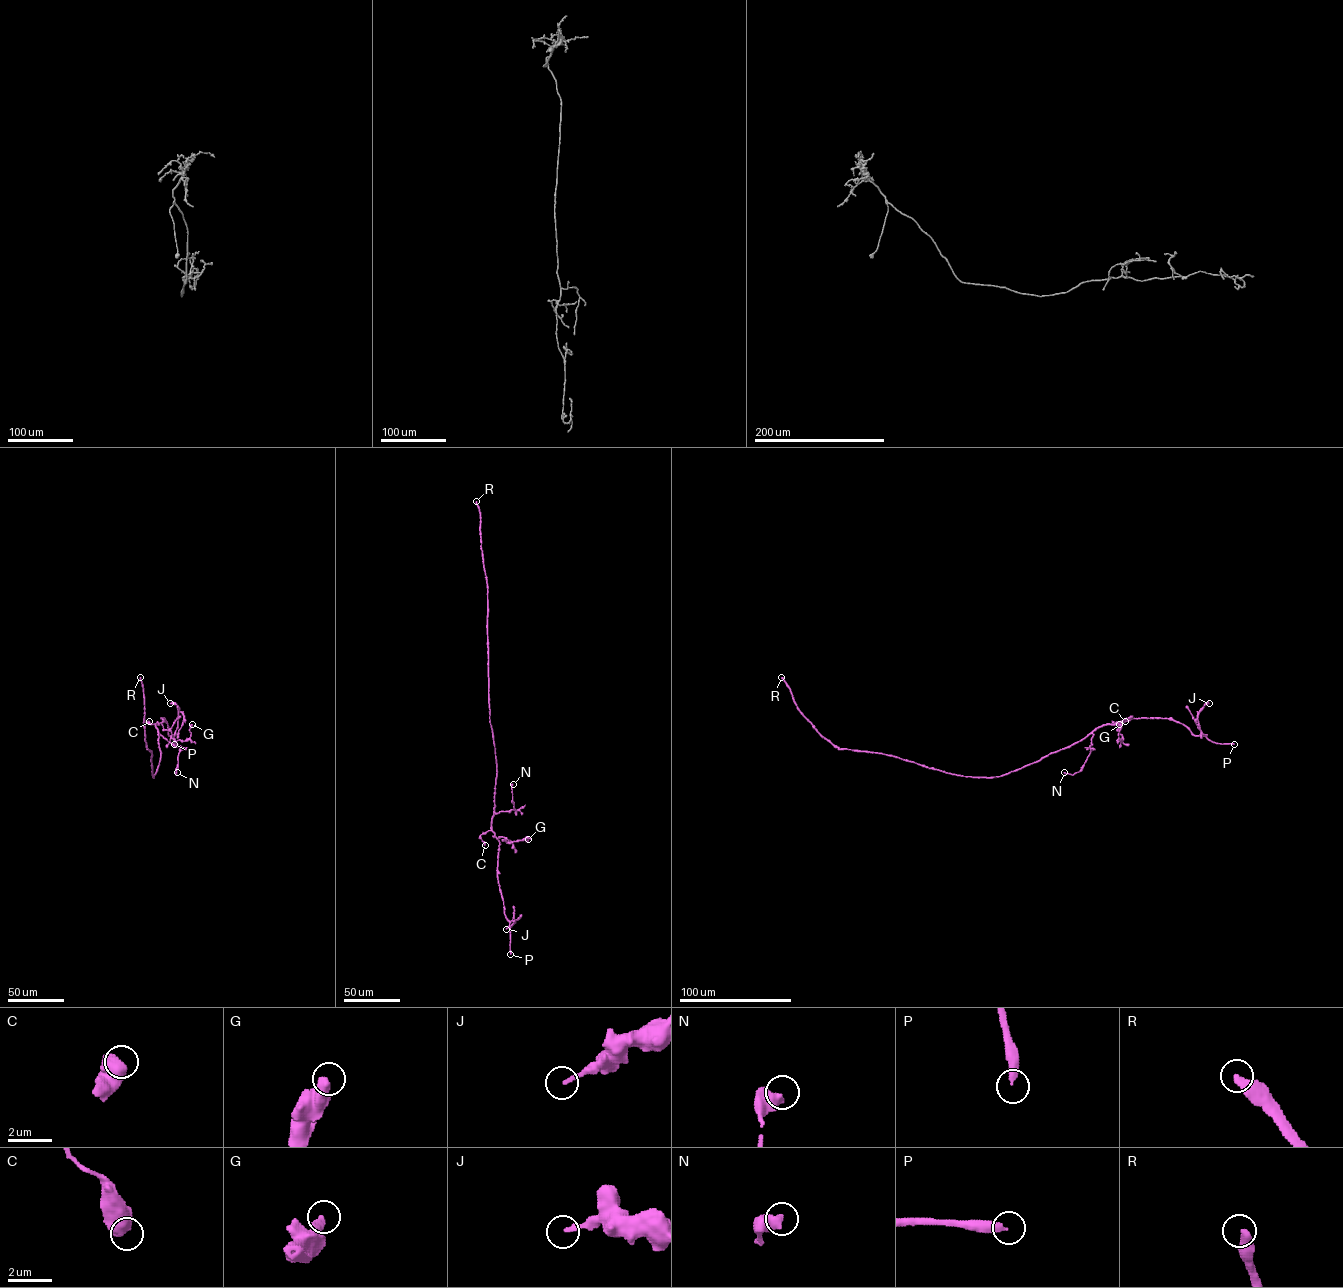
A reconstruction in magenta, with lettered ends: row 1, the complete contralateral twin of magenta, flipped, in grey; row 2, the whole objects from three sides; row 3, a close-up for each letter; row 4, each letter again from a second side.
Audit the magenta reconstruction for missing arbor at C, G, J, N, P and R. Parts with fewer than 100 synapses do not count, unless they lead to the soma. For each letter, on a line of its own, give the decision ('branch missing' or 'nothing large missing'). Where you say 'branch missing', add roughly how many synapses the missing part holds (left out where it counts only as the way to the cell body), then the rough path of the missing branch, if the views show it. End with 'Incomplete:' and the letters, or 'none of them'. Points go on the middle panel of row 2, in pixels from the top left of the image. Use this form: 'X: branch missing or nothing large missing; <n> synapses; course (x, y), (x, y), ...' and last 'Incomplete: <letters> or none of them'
C: nothing large missing
G: nothing large missing
J: nothing large missing
N: nothing large missing
P: branch missing; 200 synapses
R: branch missing; 550 synapses
Incomplete: P, R

